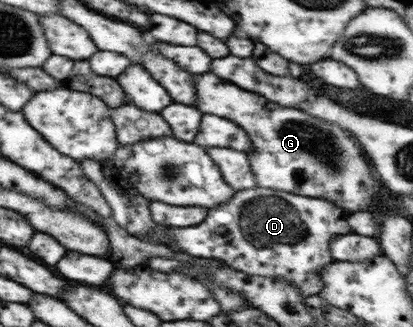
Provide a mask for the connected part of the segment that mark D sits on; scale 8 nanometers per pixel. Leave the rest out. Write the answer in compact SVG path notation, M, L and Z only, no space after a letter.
M260 188L237 191L238 196L222 208L212 208L198 226L190 228L170 228L170 232L160 234L162 244L176 244L182 252L198 258L217 259L230 267L250 275L260 275L286 279L294 287L301 289L301 296L306 298L319 294L322 290L321 270L333 263L332 242L337 237L352 233L348 223L349 213L344 212L332 201L321 197L308 197L288 192Z

